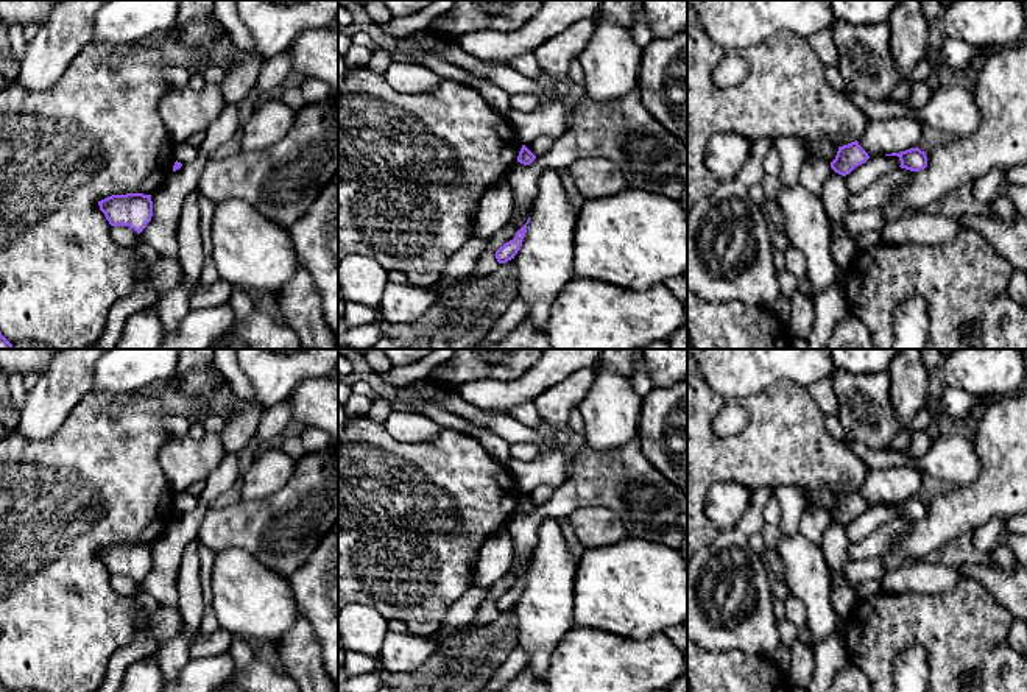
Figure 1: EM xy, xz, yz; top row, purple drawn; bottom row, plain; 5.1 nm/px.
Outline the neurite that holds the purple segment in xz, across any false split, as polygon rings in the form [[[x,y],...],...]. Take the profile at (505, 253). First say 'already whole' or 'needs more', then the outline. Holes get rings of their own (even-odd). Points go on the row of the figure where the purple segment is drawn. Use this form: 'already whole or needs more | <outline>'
already whole | [[[528,217],[527,223],[516,232],[514,238],[506,242],[503,246],[500,246],[496,251],[496,259],[499,263],[506,263],[508,260],[514,259],[514,256],[517,254],[517,251],[522,246],[528,223],[530,223],[530,217]]]

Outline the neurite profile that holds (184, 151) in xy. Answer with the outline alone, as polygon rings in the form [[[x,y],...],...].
[[[189,142],[176,143],[175,157],[178,162],[185,165],[196,157],[196,148],[193,148]]]

